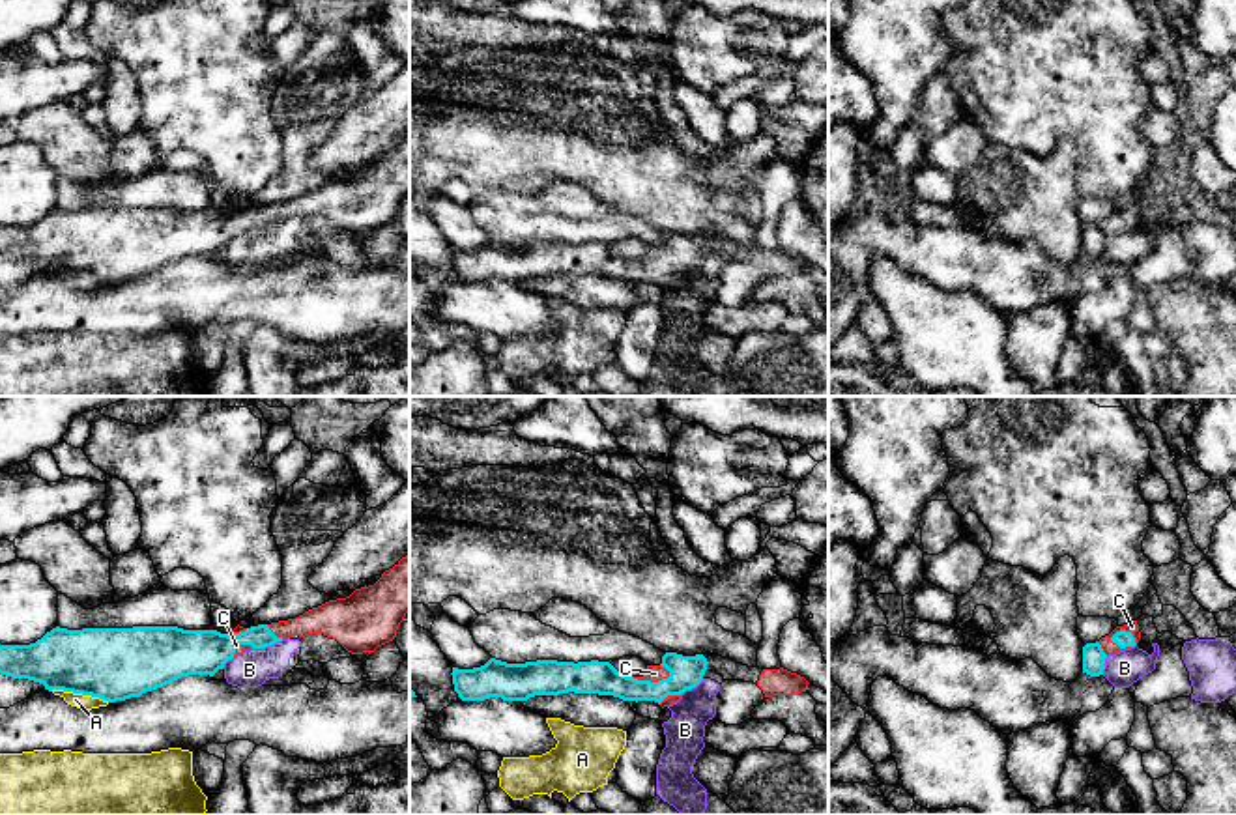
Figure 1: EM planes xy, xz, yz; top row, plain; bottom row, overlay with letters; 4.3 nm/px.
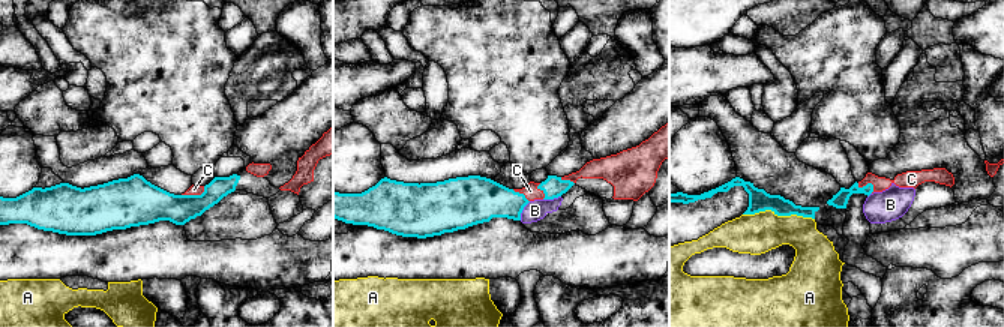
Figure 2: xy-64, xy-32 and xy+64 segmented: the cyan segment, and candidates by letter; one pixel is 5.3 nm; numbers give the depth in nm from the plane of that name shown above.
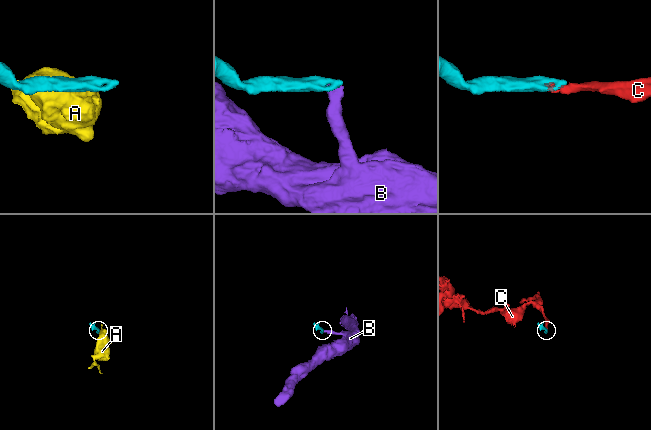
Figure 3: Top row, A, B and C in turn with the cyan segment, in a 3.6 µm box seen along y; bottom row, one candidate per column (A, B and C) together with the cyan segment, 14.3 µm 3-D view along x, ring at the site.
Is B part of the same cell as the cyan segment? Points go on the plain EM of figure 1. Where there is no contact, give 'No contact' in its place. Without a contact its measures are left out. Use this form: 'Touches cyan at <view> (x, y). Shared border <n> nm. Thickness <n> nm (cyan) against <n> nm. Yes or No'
Touches cyan at xy (268, 227). Shared border 140 nm. Thickness 170 nm (cyan) against 160 nm. No

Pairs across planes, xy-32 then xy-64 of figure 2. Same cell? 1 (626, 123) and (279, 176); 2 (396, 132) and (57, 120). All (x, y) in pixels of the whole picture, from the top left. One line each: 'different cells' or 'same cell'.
1: same cell
2: same cell

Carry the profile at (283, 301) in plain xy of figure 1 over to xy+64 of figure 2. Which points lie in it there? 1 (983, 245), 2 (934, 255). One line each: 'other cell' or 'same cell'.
1: same cell
2: same cell

